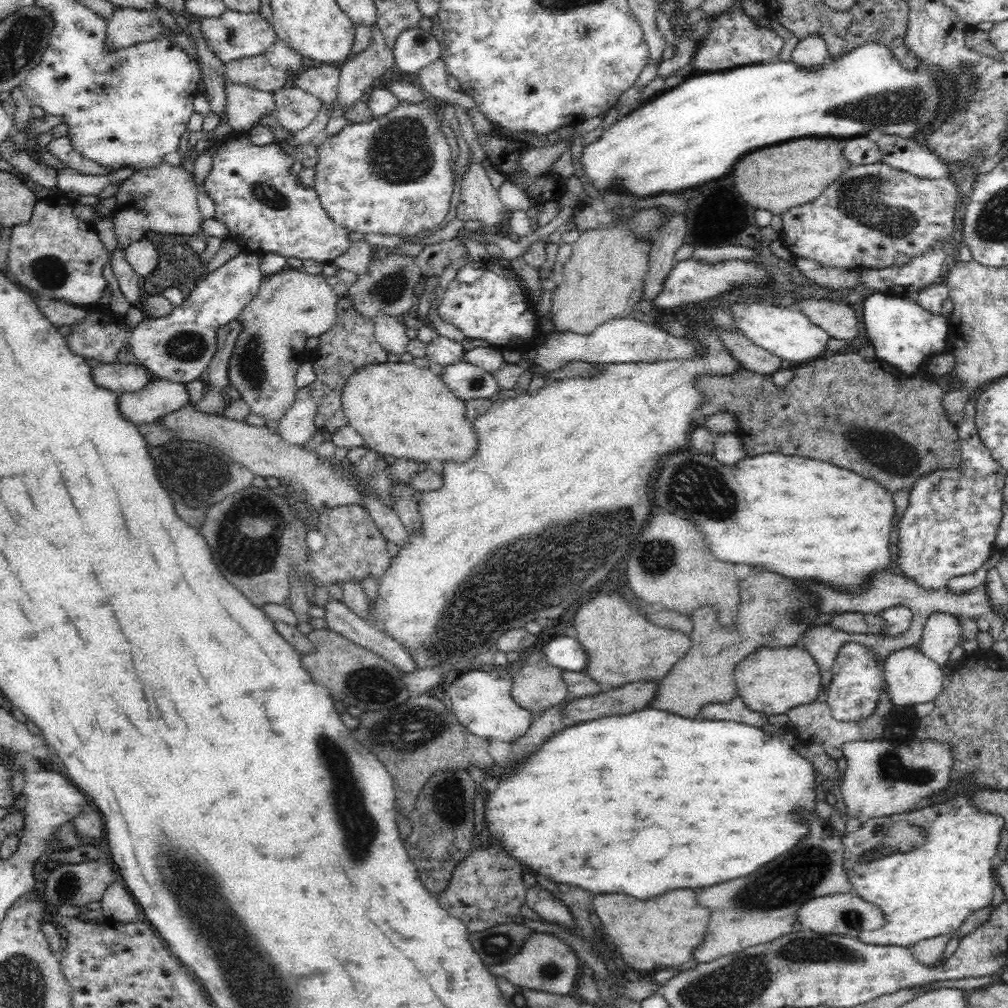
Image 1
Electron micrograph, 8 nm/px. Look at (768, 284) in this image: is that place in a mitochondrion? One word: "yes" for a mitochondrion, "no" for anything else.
no

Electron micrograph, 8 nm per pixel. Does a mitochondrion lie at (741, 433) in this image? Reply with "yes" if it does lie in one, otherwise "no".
no

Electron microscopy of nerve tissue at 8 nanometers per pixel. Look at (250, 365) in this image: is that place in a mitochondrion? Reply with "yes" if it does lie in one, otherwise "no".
yes

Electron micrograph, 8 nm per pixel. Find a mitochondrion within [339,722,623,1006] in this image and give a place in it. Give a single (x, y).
(552, 973)

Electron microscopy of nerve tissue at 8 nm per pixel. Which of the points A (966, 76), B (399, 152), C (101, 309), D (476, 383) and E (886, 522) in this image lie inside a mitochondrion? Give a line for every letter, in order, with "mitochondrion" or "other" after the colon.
A: mitochondrion
B: mitochondrion
C: other
D: mitochondrion
E: other

